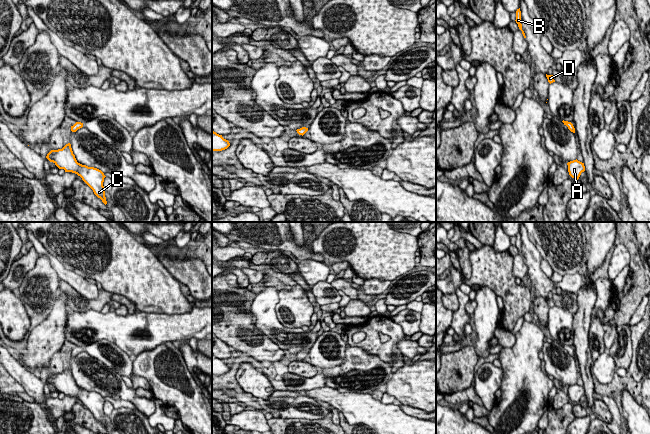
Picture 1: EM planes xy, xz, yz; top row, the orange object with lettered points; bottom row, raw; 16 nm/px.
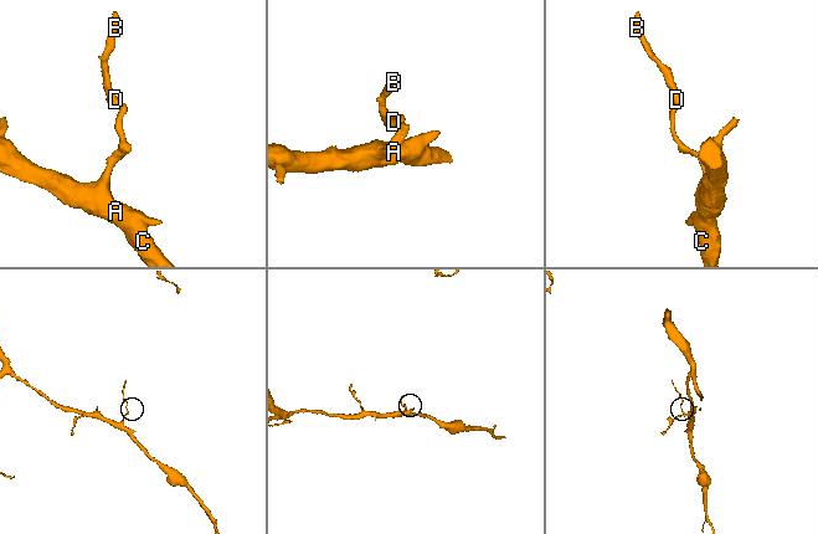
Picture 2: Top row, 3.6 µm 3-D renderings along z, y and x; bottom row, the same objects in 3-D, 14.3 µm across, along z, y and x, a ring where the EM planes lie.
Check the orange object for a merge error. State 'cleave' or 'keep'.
keep

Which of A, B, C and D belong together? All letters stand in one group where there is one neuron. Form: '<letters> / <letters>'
A B C D

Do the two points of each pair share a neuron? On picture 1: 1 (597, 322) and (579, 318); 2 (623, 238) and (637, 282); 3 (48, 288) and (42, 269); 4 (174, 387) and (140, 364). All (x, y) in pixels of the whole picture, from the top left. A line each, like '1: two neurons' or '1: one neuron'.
1: two neurons
2: one neuron
3: one neuron
4: one neuron

